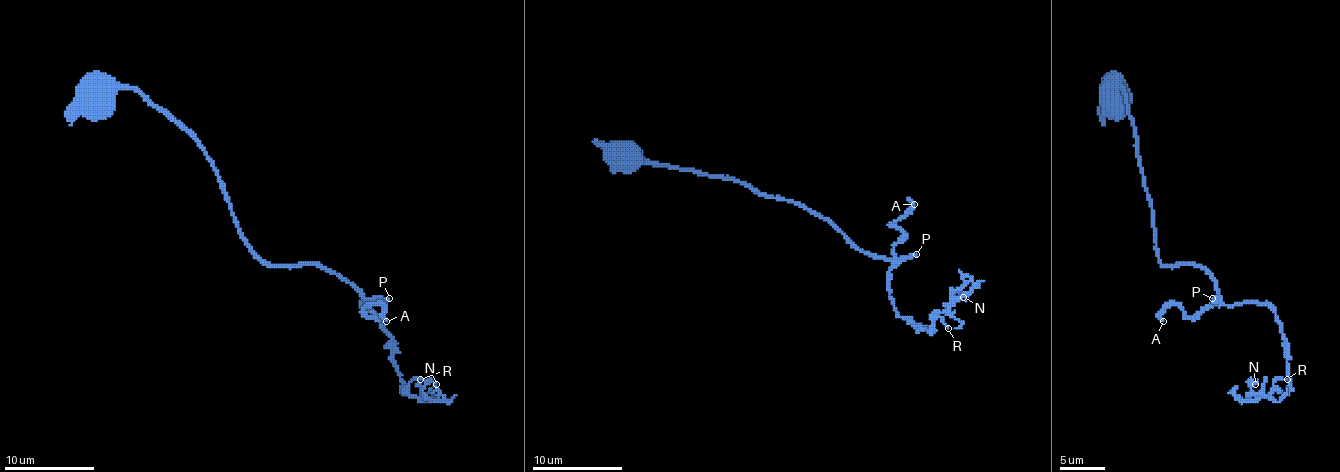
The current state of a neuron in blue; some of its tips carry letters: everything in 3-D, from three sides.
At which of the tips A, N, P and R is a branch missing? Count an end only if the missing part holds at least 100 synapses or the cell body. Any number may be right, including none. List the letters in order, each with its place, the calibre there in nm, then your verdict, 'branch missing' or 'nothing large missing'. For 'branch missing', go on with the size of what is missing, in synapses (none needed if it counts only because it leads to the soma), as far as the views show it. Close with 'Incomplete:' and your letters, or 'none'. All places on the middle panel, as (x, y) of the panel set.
A: (914, 204) | 300 nm | nothing large missing
N: (963, 297) | 240 nm | nothing large missing
P: (916, 254) | 360 nm | branch missing | 700 syn
R: (948, 328) | 130 nm | nothing large missing
Incomplete: P

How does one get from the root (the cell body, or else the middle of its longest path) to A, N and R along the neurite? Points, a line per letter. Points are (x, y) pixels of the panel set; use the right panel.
A: (1118, 96), (1122, 89), (1158, 260), (1201, 267), (1217, 291), (1217, 303), (1194, 316), (1170, 305), (1163, 321)
N: (1118, 96), (1158, 260), (1201, 267), (1226, 305), (1262, 303), (1280, 323), (1289, 388), (1269, 397), (1255, 384)
R: (1118, 96), (1158, 260), (1201, 267), (1226, 305), (1266, 305), (1287, 339), (1282, 393), (1273, 384), (1287, 379)

